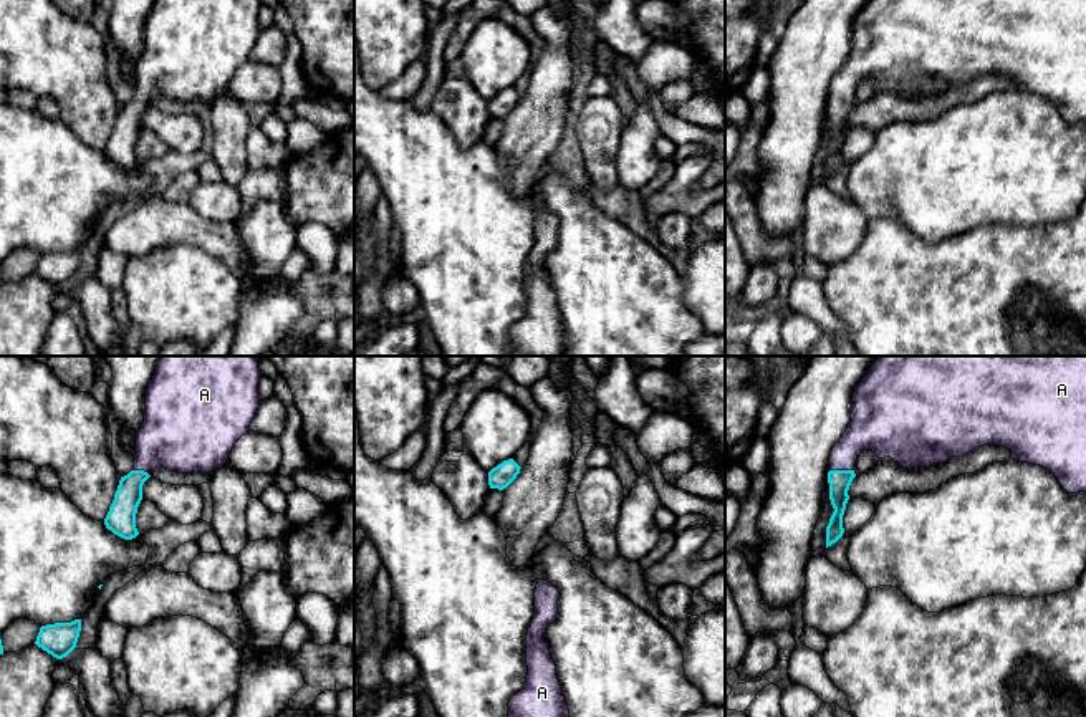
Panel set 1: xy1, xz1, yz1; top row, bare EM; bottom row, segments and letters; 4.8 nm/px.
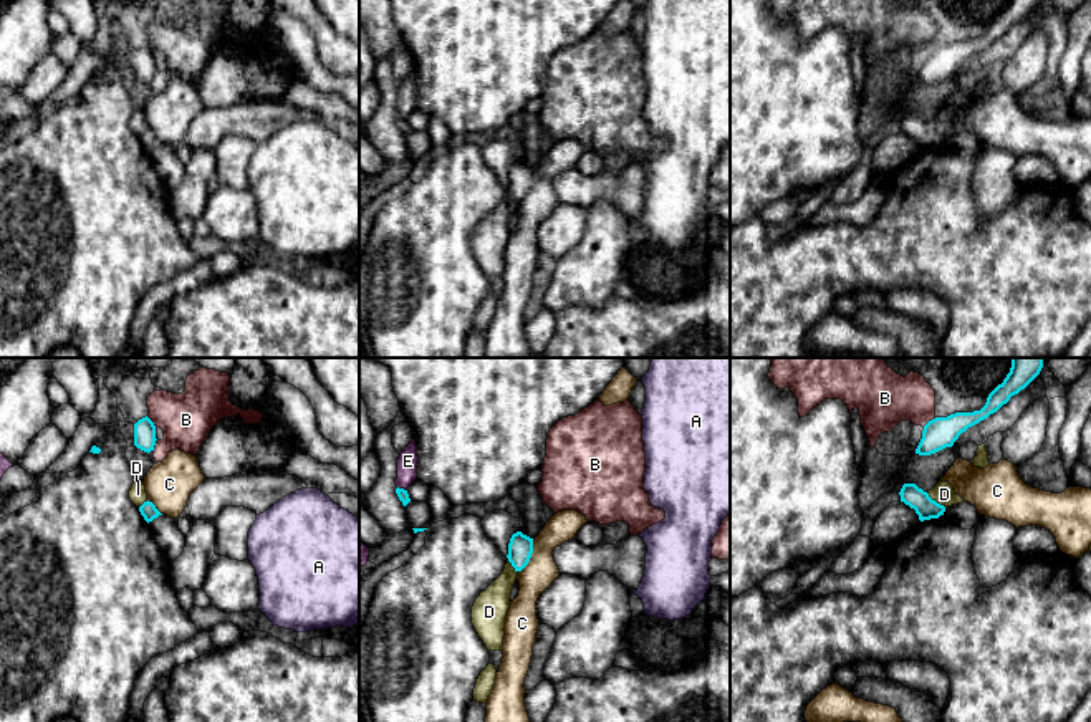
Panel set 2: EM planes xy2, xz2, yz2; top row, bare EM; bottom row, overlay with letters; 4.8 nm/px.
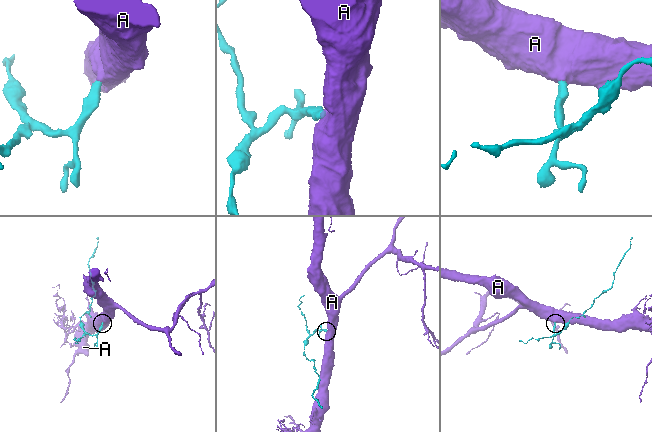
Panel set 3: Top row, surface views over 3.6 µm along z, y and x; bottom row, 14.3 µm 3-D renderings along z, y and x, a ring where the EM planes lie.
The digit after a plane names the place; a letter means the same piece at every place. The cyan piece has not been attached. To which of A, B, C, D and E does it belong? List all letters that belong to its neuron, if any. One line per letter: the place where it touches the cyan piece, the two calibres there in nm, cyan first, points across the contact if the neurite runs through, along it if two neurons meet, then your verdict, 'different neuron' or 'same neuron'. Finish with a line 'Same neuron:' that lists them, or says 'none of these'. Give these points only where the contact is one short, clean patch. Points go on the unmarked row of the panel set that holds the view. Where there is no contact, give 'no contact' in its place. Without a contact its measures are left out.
A: meets cyan in yz1 at (841, 100); 110 nm thick on the cyan side, 200 nm on the other; runs through yz1 (840, 110), (841, 100), (843, 85), (869, 58); same neuron
B: meets cyan in yz2 at (929, 50); 150 nm thick on the cyan side, 280 nm on the other; different neuron
C: meets cyan in xz2 at (530, 186); 120 nm thick on the cyan side, 150 nm on the other; border along xz2 (533, 169), (530, 189), (519, 201); different neuron
D: meets cyan in yz2 at (934, 129); 100 nm thick on the cyan side, 110 nm on the other; border along yz2 (926, 121), (946, 136); different neuron
E: meets cyan in xz2 at (403, 118); 50 nm thick on the cyan side, 100 nm on the other; border along xz2 (398, 115), (406, 120); different neuron
Same neuron: A

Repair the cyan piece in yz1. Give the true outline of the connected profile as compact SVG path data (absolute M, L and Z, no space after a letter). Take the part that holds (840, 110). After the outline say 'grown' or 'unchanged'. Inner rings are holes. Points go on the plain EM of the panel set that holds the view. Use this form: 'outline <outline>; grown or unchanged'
outline M867 0L853 22L851 51L829 81L828 113L834 141L826 156L826 177L844 162L848 119L863 79L917 98L988 73L1010 78L1013 89L1050 99L1068 123L1086 121L1086 0Z; grown

